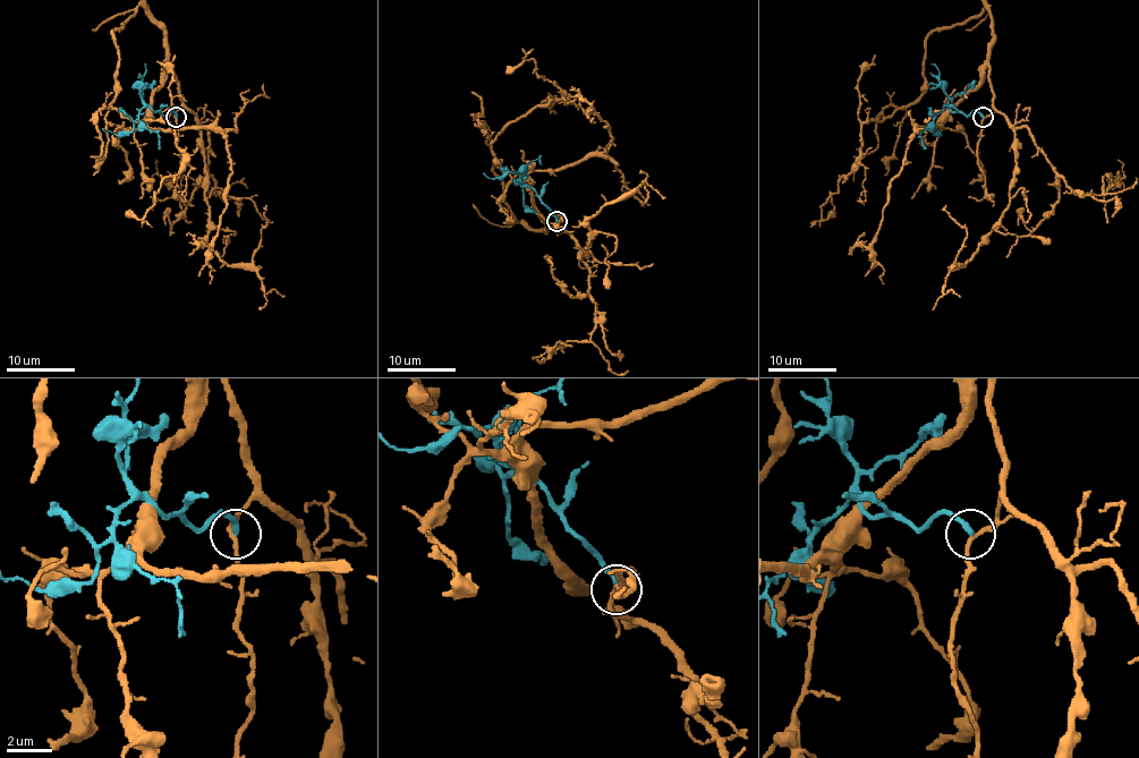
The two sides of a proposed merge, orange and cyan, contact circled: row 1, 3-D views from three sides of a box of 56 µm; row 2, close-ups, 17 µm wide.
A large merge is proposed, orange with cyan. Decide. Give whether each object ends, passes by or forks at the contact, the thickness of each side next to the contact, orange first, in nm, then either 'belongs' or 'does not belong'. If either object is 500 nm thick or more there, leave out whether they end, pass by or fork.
orange passes by | cyan ends | 180/240 nm | does not belong

